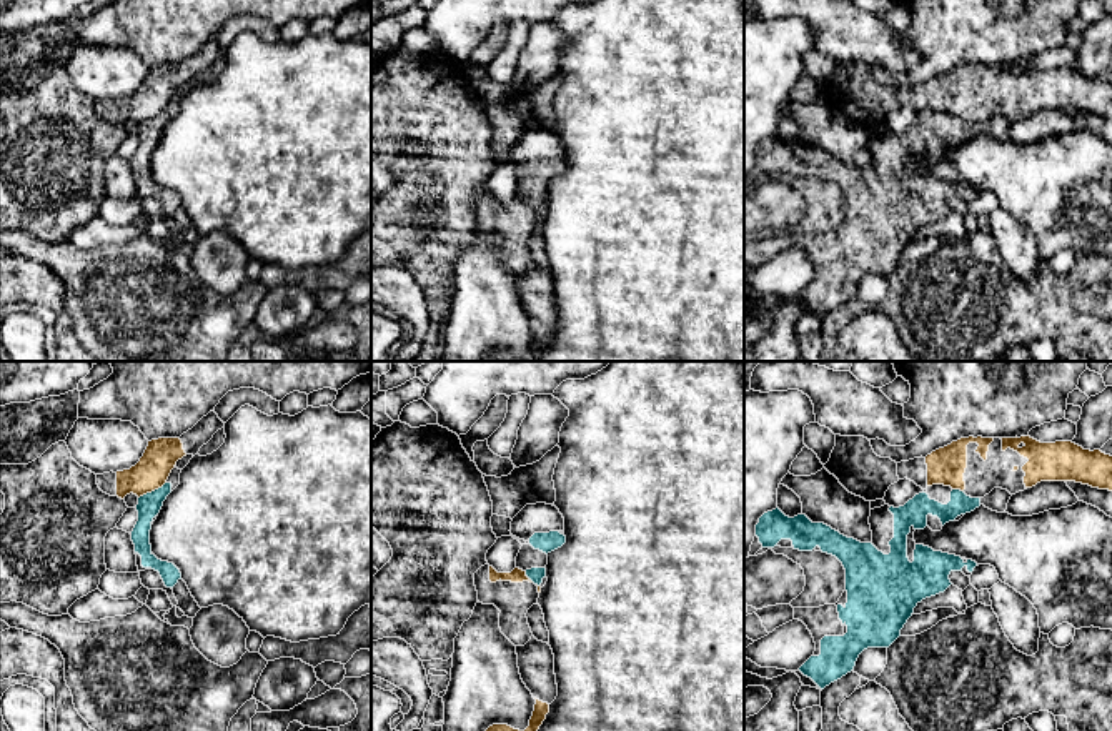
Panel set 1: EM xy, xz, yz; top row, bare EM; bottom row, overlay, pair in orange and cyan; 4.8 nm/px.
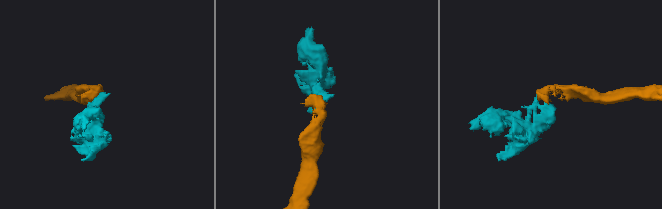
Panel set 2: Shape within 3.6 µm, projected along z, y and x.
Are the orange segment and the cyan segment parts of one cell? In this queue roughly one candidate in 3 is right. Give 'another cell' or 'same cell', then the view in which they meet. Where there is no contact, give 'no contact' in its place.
another cell; meets orange in xy

